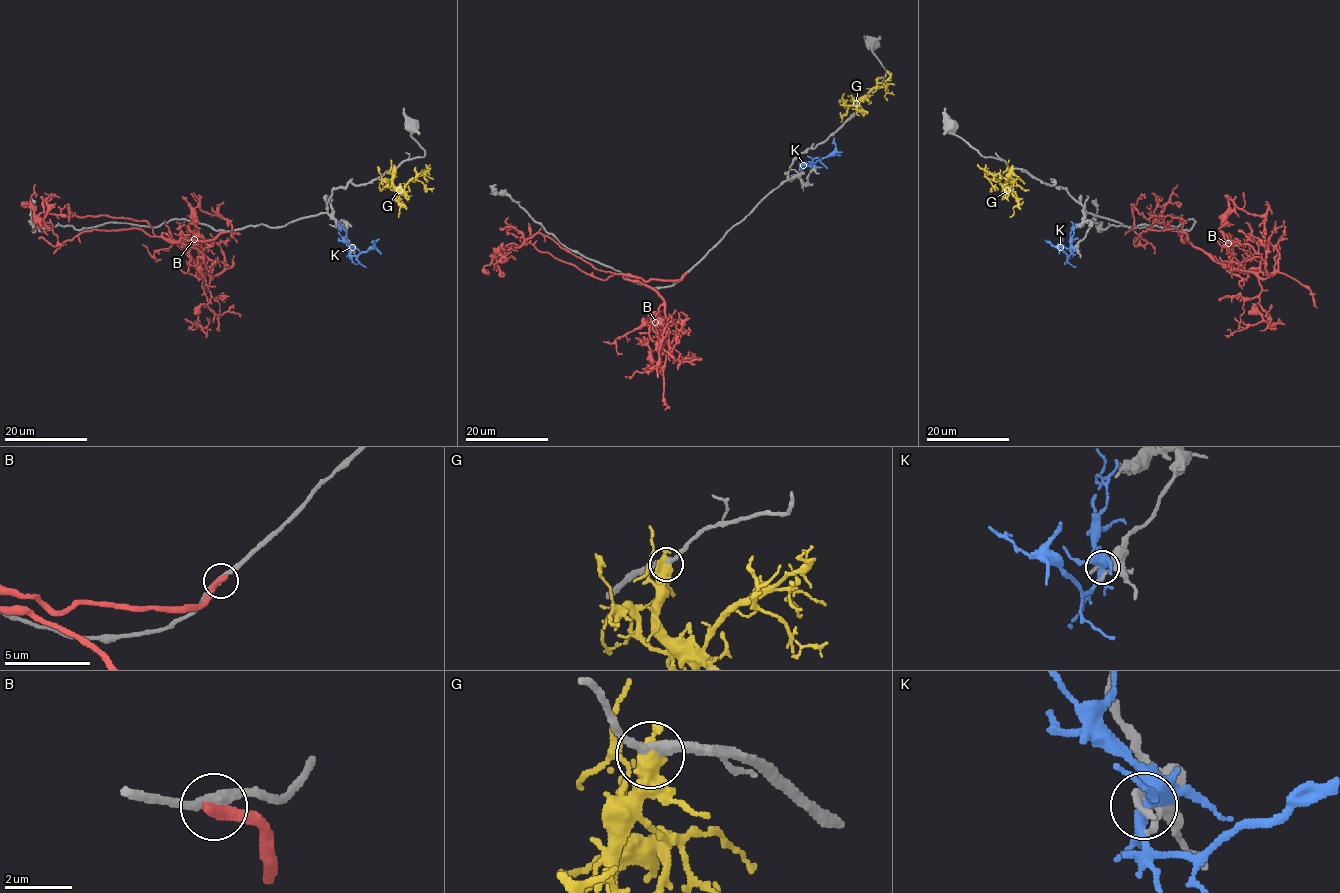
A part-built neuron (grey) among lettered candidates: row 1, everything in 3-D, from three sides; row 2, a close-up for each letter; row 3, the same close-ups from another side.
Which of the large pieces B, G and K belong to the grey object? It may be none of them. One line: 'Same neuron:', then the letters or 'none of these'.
Same neuron: G

